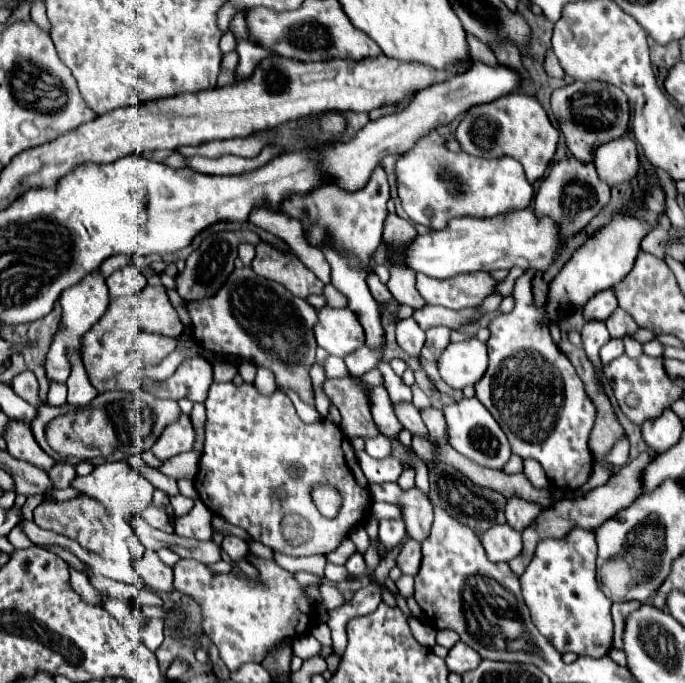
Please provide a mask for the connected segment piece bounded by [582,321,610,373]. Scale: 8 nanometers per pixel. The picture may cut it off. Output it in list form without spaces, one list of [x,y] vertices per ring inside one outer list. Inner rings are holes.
[[[588,321],[582,329],[582,343],[584,343],[584,351],[586,355],[590,357],[590,361],[594,363],[596,371],[600,373],[602,371],[602,363],[600,363],[600,357],[598,357],[598,351],[600,347],[610,339],[610,333],[608,333],[608,327],[604,321]]]

